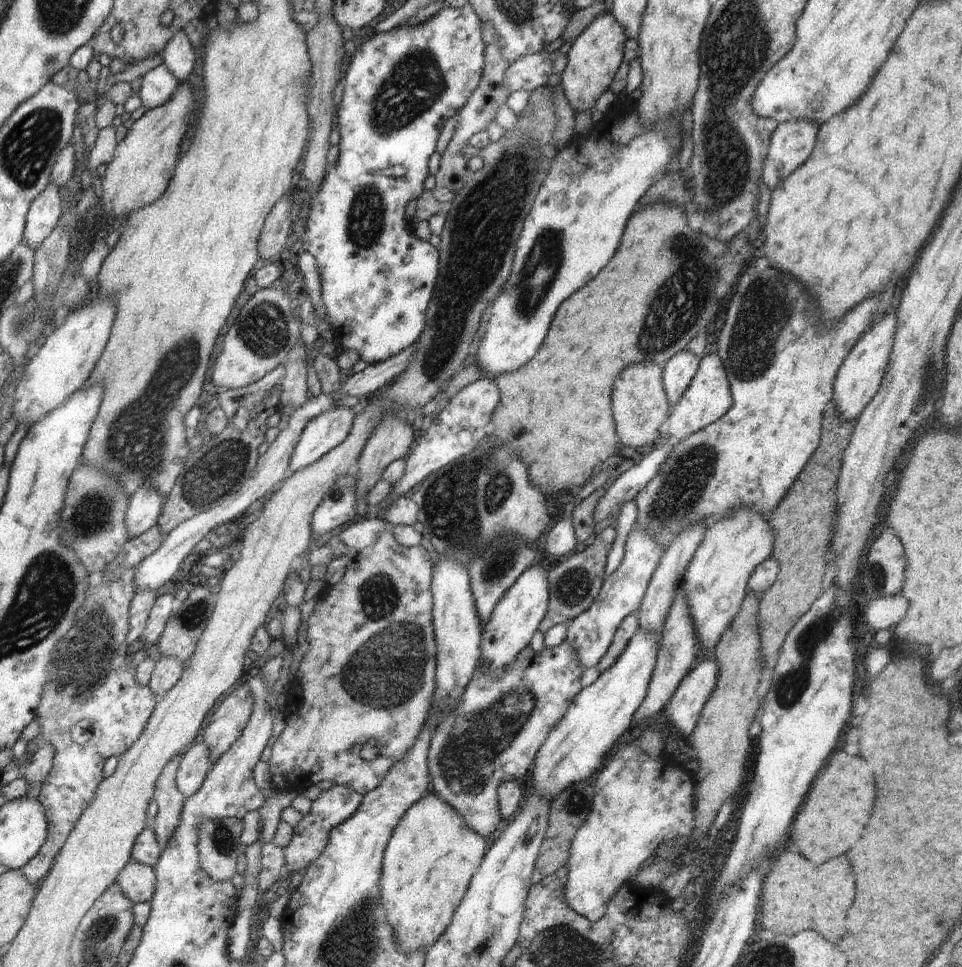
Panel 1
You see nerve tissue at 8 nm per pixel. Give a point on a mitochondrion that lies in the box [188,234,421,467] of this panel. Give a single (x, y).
(265, 330)

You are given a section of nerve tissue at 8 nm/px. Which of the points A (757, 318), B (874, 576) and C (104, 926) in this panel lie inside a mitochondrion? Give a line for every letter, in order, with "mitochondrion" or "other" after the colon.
A: mitochondrion
B: mitochondrion
C: mitochondrion

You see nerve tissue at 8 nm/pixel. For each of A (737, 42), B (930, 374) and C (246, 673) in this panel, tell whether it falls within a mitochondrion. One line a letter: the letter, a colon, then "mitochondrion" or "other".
A: mitochondrion
B: mitochondrion
C: other

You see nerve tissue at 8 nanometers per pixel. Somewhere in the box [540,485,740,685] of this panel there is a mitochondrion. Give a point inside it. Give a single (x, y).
(574, 586)

